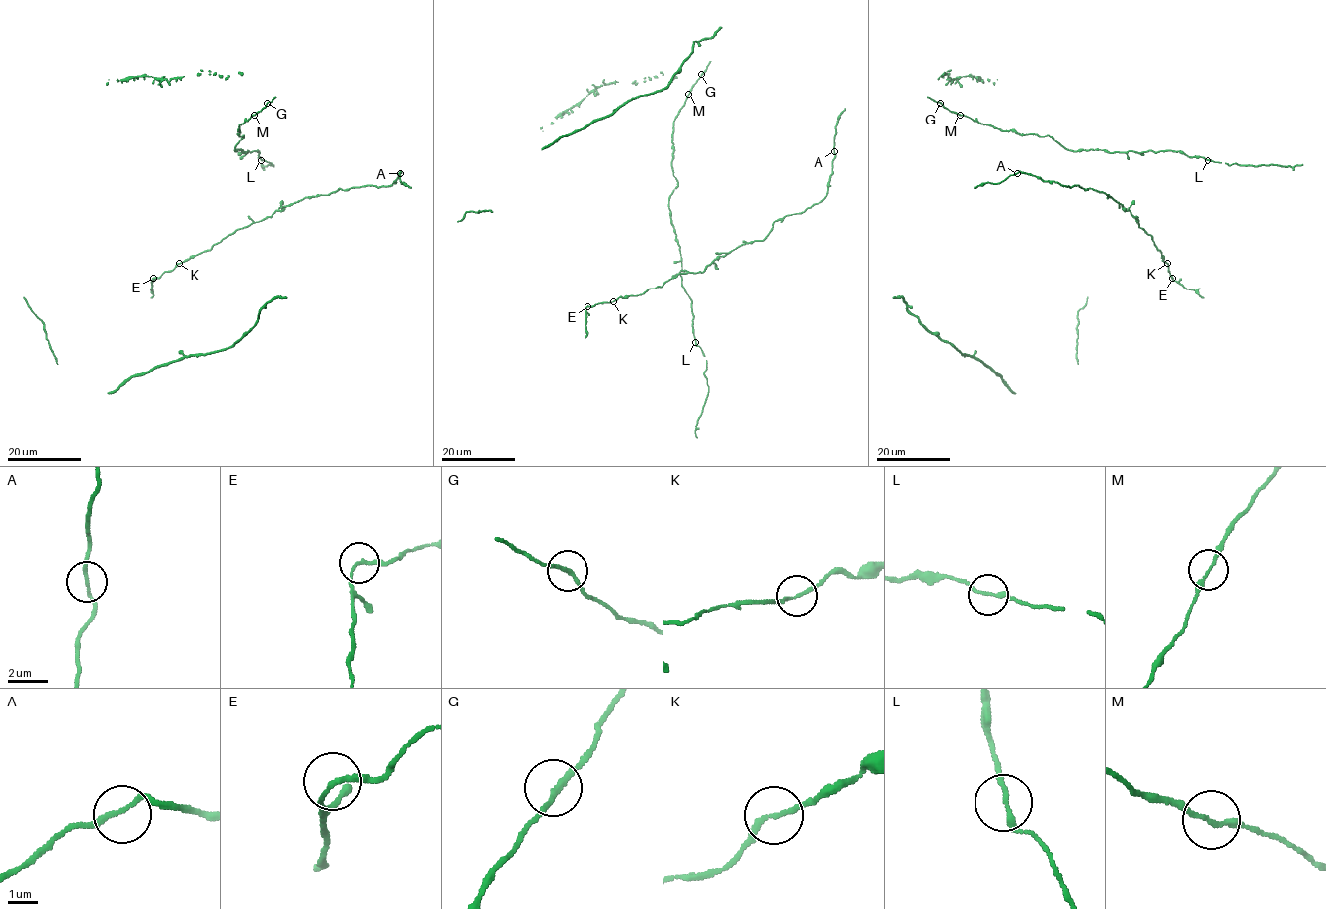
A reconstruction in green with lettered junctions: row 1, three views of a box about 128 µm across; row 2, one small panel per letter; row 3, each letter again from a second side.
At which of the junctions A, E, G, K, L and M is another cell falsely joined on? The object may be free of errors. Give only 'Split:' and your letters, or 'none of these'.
Split: none of these

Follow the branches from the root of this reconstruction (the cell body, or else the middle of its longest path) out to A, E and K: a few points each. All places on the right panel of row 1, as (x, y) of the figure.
A: (1084, 188), (1044, 181), (1022, 172), (1017, 173)
E: (1084, 188), (1103, 192), (1137, 217), (1138, 226), (1151, 237), (1172, 278)
K: (1084, 188), (1103, 192), (1120, 203), (1125, 211), (1137, 216), (1138, 226), (1151, 237), (1167, 264)

